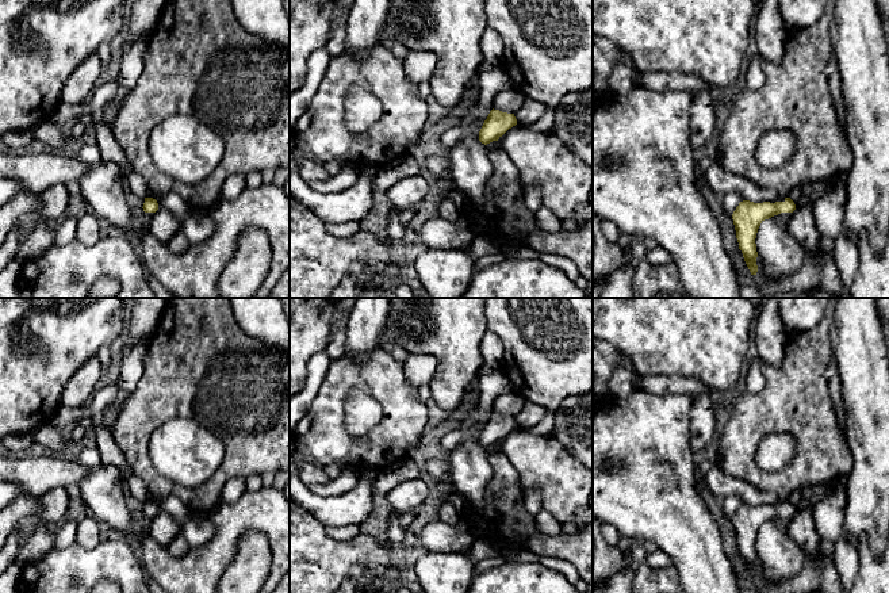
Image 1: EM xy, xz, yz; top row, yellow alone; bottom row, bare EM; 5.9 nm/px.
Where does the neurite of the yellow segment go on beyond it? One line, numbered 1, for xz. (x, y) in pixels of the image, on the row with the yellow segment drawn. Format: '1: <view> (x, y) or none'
1: none

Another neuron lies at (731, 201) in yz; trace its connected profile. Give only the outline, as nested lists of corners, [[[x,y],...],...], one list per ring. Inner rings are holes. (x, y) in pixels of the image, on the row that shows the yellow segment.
[[[731,192],[724,195],[724,202],[723,202],[724,211],[728,214],[733,214],[740,202],[743,202],[743,198],[737,192]]]

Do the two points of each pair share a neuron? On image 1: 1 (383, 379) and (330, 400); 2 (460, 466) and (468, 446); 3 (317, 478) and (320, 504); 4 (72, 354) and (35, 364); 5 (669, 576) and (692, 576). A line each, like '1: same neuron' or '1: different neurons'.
1: same neuron
2: same neuron
3: different neurons
4: same neuron
5: different neurons

